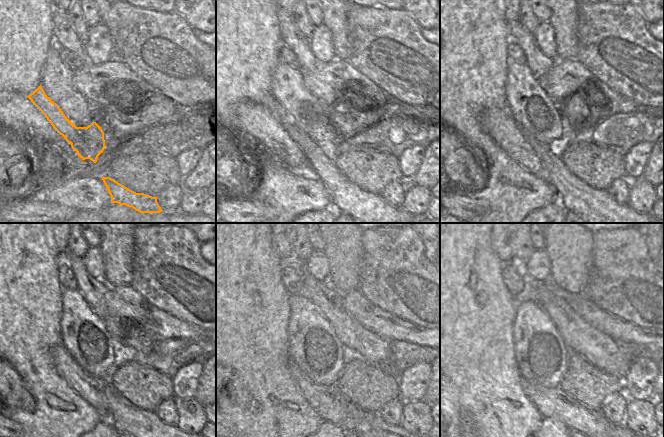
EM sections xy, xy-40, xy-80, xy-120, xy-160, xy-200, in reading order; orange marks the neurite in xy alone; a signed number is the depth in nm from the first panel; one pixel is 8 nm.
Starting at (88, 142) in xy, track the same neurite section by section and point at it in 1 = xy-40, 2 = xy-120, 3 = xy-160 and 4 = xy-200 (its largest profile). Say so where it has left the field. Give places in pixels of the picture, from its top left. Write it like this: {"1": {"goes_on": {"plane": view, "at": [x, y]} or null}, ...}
{"1": {"goes_on": {"plane": "xy-40", "at": [346, 197]}}, "2": {"goes_on": {"plane": "xy-120", "at": [144, 426]}}, "3": {"goes_on": {"plane": "xy-160", "at": [371, 426]}}, "4": {"goes_on": {"plane": "xy-200", "at": [612, 426]}}}

